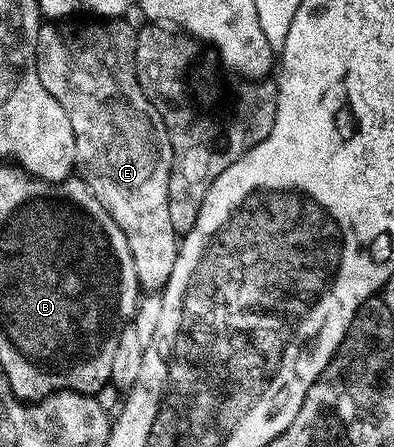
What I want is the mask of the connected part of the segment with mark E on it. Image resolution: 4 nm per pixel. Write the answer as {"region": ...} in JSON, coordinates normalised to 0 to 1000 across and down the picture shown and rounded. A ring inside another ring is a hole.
{"region":[[[272,40],[259,49],[211,49],[221,54],[190,54],[201,49],[109,49],[99,56],[94,76],[94,103],[89,105],[89,145],[94,166],[104,174],[104,192],[155,228],[155,246],[175,255],[175,282],[185,282],[190,302],[190,376],[198,400],[211,403],[226,416],[226,425],[266,461],[266,470],[307,506],[317,532],[327,541],[327,559],[338,559],[338,595],[348,595],[348,622],[355,647],[396,644],[411,649],[424,642],[429,613],[439,613],[439,586],[454,566],[457,539],[449,521],[439,515],[439,497],[429,497],[429,425],[439,418],[439,369],[444,362],[444,336],[434,329],[434,311],[424,298],[419,273],[409,255],[381,235],[378,224],[360,208],[360,197],[350,188],[350,166],[343,157],[343,98],[345,65],[330,51],[302,40]]]}

